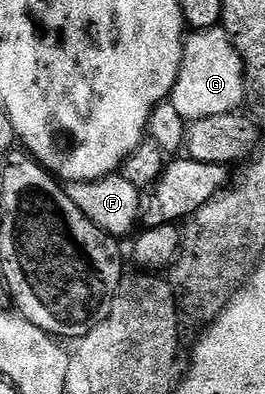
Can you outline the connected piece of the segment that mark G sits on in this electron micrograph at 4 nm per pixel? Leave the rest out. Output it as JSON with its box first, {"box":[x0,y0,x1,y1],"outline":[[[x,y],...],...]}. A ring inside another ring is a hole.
{"box":[169,29,248,124],"outline":[[[221,29],[194,31],[182,44],[180,73],[172,89],[169,103],[180,113],[187,124],[216,114],[233,115],[238,106],[248,99],[246,68],[238,50],[230,44],[230,38]]]}

